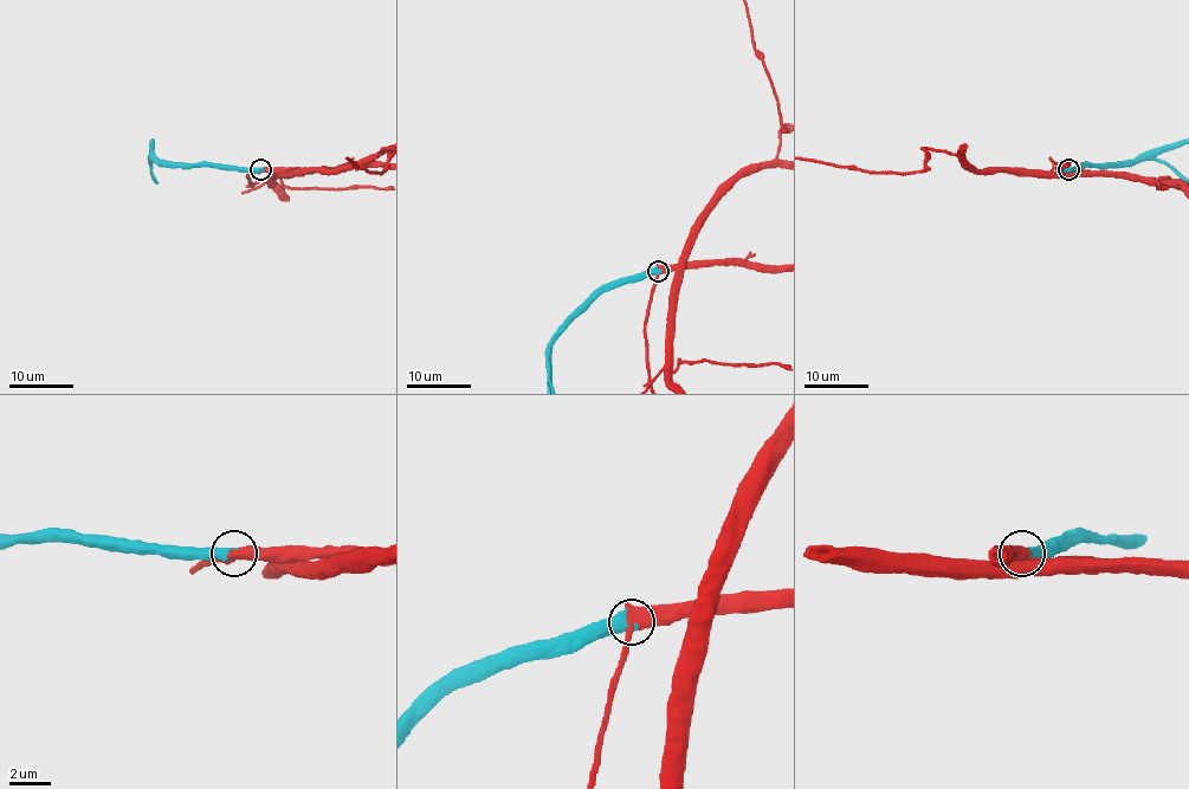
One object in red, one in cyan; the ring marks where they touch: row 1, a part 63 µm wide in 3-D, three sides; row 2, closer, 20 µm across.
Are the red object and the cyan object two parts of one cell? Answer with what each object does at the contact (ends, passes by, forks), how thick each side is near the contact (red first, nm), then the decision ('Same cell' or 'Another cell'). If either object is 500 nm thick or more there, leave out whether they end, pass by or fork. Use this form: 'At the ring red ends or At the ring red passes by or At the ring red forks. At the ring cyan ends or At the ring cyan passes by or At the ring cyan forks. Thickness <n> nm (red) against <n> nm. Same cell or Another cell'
Thickness 550 nm (red) against 500 nm. Same cell

